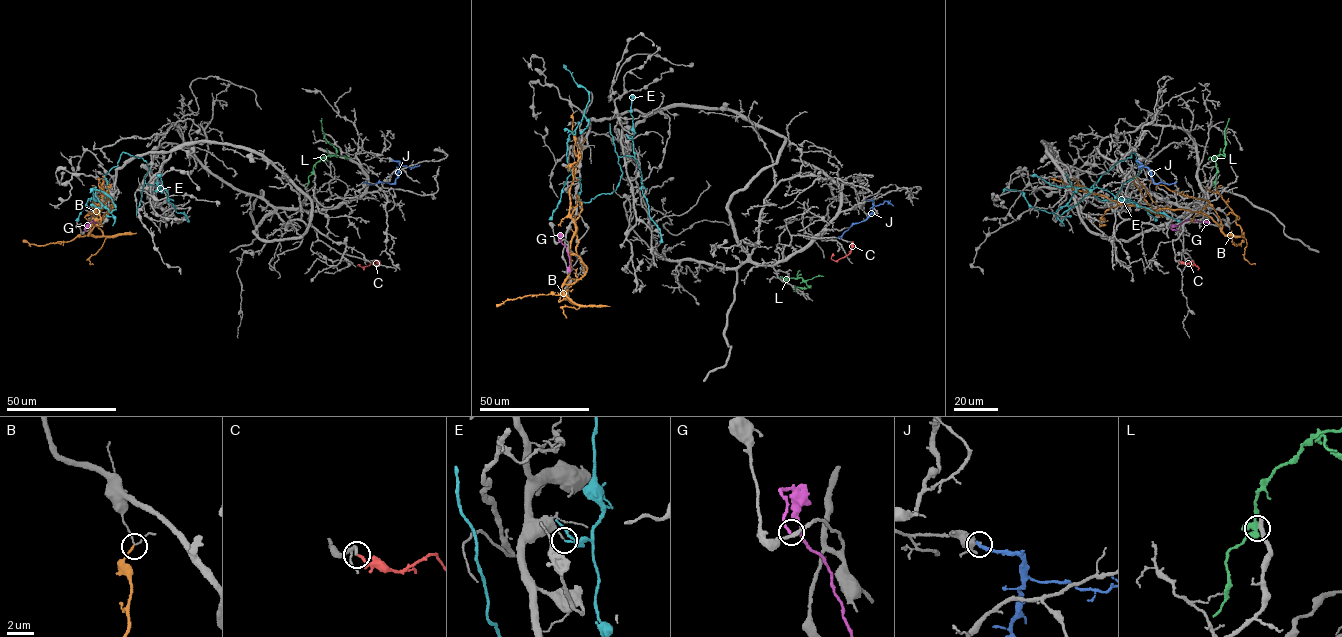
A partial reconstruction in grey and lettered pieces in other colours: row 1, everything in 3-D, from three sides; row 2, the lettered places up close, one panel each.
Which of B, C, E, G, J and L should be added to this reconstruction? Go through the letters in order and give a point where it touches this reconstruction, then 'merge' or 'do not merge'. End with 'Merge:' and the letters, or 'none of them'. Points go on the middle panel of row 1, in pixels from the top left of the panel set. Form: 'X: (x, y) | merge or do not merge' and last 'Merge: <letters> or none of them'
B: (573, 113) | do not merge
C: (852, 242) | do not merge
E: (628, 138) | do not merge
G: (559, 241) | do not merge
J: (865, 200) | do not merge
L: (787, 279) | do not merge
Merge: none of them

